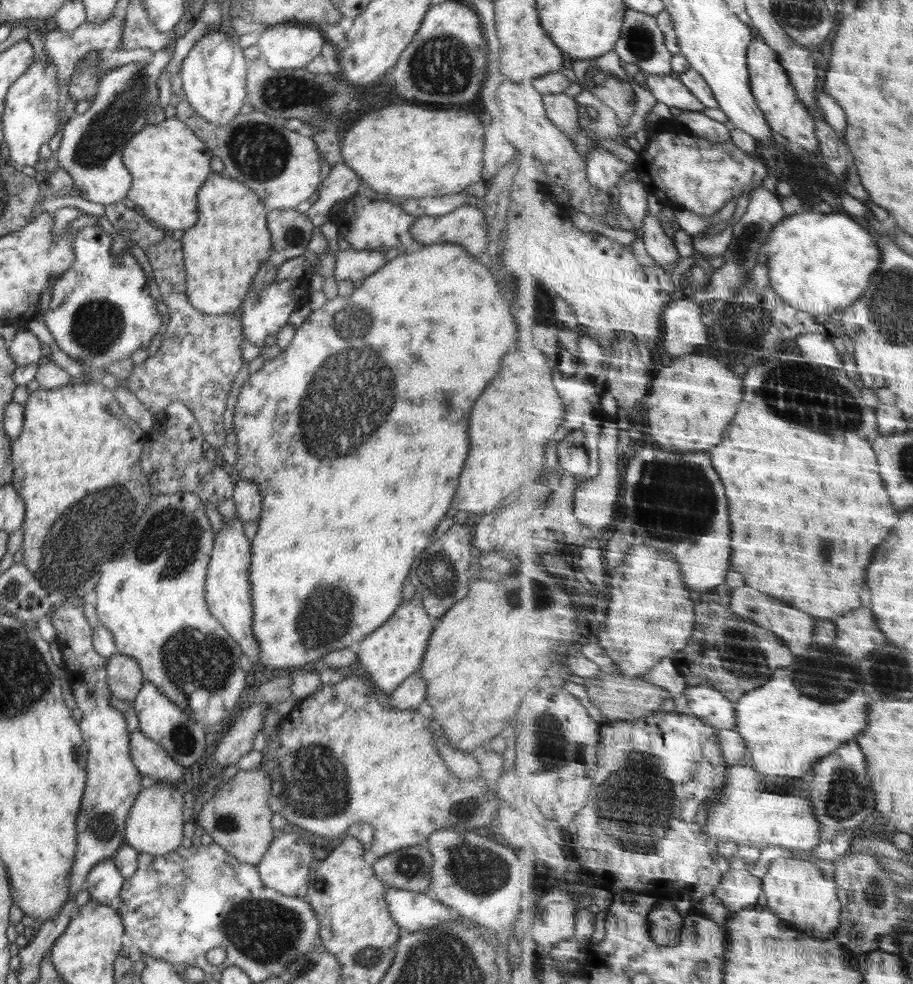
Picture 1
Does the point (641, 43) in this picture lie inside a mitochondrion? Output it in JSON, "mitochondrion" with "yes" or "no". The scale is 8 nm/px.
{"mitochondrion":"yes"}

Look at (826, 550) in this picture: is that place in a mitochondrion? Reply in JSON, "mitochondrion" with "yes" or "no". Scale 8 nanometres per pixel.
{"mitochondrion":"no"}

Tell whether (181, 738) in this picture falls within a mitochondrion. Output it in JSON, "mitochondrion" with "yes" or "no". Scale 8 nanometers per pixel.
{"mitochondrion":"yes"}

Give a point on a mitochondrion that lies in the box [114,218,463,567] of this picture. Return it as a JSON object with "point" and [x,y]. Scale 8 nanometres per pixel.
{"point":[350,391]}

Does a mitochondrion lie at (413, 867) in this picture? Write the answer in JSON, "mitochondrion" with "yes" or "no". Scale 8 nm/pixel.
{"mitochondrion":"yes"}

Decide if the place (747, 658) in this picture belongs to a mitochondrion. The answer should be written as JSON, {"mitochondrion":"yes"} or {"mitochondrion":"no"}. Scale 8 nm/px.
{"mitochondrion":"yes"}

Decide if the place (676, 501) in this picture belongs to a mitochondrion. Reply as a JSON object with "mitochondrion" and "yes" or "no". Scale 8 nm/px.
{"mitochondrion":"yes"}

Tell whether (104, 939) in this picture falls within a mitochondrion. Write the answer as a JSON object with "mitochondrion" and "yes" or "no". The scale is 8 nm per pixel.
{"mitochondrion":"no"}

